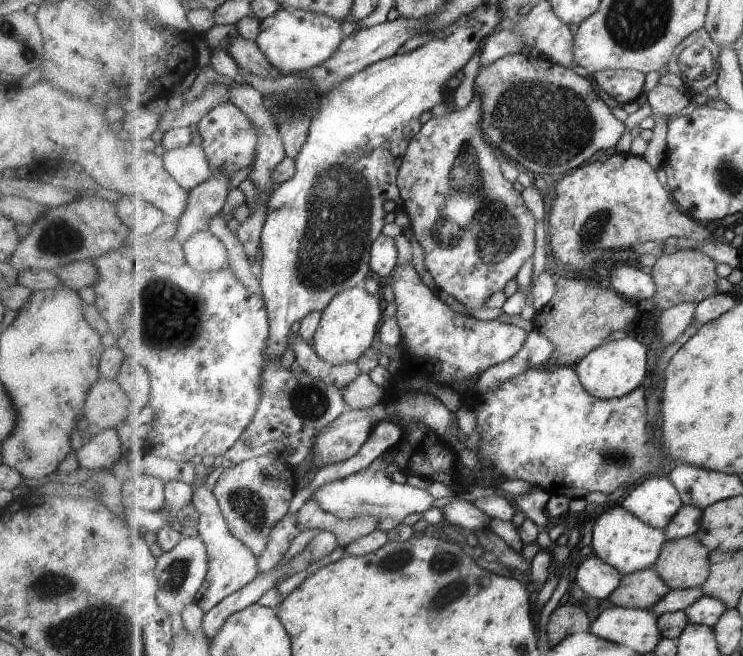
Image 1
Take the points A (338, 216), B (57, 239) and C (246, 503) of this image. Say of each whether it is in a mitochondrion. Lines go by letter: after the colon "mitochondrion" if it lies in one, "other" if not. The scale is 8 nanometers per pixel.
A: mitochondrion
B: mitochondrion
C: mitochondrion

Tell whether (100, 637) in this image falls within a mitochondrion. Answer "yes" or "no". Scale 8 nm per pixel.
yes

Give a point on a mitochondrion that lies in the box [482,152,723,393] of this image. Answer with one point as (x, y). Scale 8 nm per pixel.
(596, 225)

